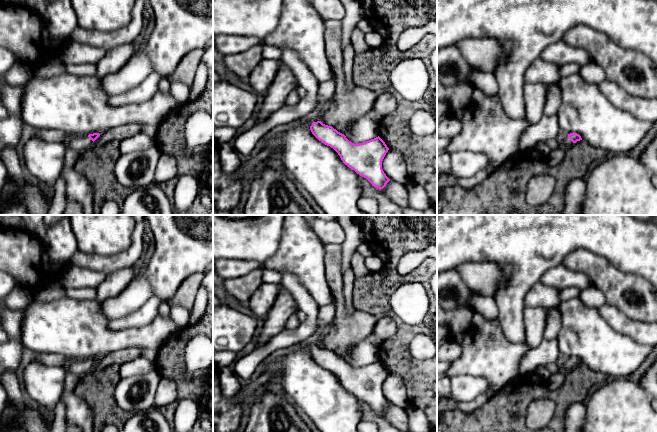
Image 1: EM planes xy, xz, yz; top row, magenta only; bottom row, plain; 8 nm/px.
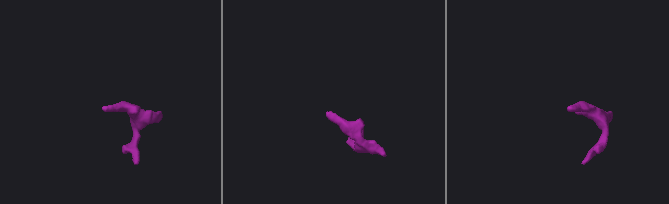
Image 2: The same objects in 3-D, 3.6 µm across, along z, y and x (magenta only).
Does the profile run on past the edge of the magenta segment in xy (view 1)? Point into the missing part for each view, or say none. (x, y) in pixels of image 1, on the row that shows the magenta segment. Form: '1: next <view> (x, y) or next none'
1: next xy (78, 144)

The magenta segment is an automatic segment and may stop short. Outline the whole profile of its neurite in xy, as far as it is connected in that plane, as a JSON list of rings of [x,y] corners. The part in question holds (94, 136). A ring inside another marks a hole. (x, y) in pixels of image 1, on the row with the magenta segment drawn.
[[[99,133],[89,134],[88,136],[75,137],[68,140],[66,146],[77,153],[82,153],[92,147],[93,142],[100,136]]]

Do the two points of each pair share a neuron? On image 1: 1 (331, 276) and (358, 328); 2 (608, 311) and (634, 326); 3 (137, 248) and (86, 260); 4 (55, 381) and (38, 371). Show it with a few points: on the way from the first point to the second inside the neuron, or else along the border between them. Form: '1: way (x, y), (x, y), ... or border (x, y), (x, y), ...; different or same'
1: way (336, 289), (340, 301), (340, 311), (345, 316); same
2: way (614, 317), (621, 324), (628, 326); same
3: way (124, 259), (120, 261), (99, 261); same
4: way (51, 381), (48, 381), (42, 375); same

